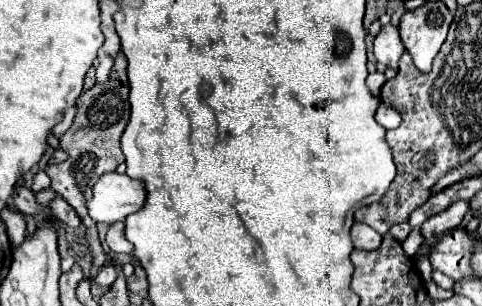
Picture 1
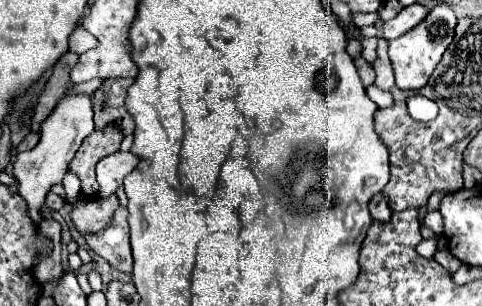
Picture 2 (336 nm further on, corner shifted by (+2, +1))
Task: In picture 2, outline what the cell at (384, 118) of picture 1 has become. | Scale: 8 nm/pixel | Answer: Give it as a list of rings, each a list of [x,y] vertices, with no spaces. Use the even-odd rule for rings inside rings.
[[[369,85],[367,87],[367,95],[369,95],[369,99],[377,105],[377,107],[391,107],[393,103],[393,99],[391,99],[391,93],[387,93],[387,91],[383,91],[383,89],[379,89],[377,85]]]

